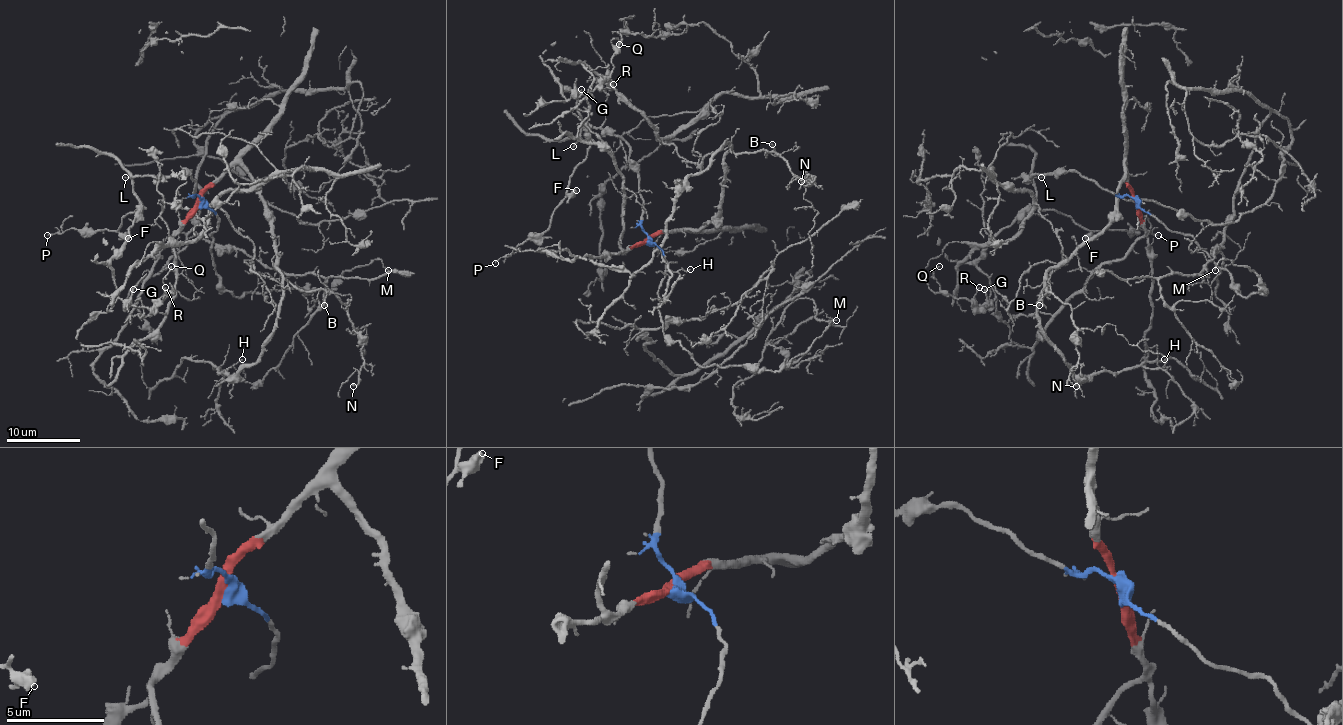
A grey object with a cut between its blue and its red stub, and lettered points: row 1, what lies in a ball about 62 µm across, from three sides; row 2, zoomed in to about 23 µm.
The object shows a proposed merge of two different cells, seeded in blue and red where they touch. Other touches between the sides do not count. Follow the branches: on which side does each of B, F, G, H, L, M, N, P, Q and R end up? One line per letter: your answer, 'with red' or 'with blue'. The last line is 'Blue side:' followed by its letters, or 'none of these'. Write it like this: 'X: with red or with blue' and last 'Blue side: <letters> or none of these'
B: with red
F: with blue
G: with blue
H: with red
L: with blue
M: with blue
N: with red
P: with blue
Q: with blue
R: with blue
Blue side: F, G, L, M, P, Q, R

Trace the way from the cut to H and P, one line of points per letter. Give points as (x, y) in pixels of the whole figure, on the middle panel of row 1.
H: (646, 241), (699, 230), (718, 213), (725, 141), (683, 182), (666, 222), (661, 257), (674, 272), (690, 269)
P: (646, 241), (629, 147), (583, 127), (587, 156), (565, 197), (541, 234), (495, 263)

